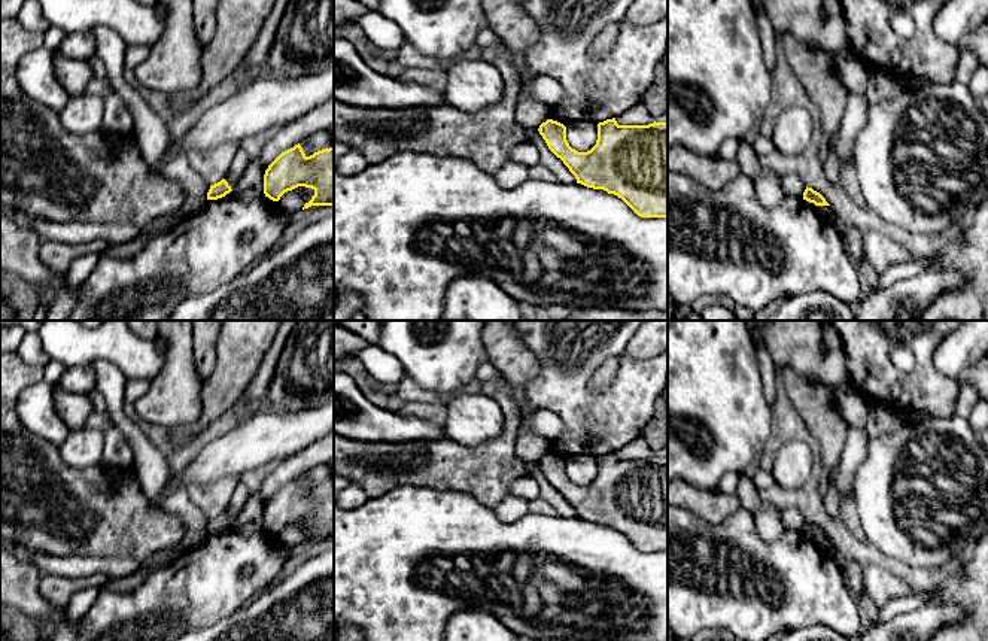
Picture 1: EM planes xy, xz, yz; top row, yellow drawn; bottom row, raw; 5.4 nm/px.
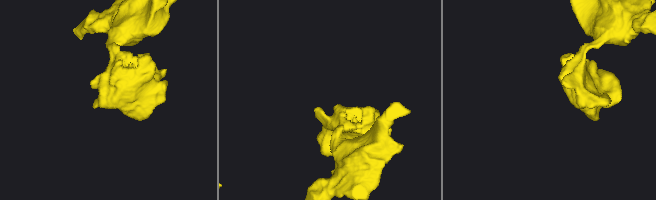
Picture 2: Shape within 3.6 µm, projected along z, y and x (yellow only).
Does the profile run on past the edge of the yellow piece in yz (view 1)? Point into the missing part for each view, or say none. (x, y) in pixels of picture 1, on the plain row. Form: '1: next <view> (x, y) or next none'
1: next none

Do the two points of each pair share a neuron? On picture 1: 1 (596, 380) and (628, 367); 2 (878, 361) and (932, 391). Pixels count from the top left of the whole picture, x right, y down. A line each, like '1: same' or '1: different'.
1: different
2: same

